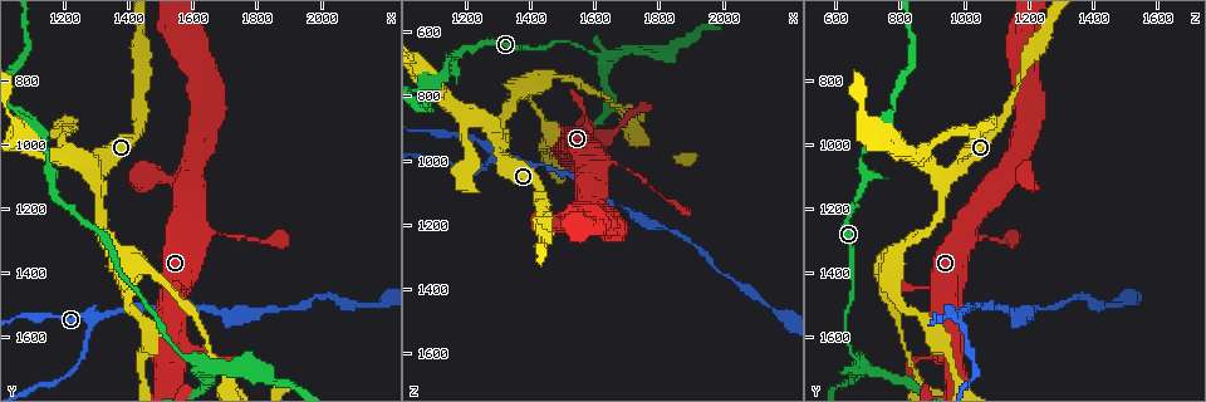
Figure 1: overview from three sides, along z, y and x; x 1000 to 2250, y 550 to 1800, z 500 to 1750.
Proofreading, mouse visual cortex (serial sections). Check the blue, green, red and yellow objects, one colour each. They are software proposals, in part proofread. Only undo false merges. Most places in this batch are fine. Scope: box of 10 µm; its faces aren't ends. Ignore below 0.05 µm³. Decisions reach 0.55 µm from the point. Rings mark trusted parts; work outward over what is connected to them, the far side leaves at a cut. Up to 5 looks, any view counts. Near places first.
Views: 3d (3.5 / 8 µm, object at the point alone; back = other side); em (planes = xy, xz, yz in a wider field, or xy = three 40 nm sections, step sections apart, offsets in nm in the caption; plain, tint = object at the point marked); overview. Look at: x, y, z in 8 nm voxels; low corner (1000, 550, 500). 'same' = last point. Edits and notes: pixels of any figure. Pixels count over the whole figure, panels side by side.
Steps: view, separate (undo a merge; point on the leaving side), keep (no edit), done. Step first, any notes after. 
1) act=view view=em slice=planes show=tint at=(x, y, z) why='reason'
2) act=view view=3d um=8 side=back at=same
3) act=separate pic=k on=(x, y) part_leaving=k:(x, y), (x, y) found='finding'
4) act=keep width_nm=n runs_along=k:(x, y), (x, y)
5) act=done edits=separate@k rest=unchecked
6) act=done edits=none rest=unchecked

act=view view=3d um=8 side=back at=(1640, 1690, 680) why='three arms meet'

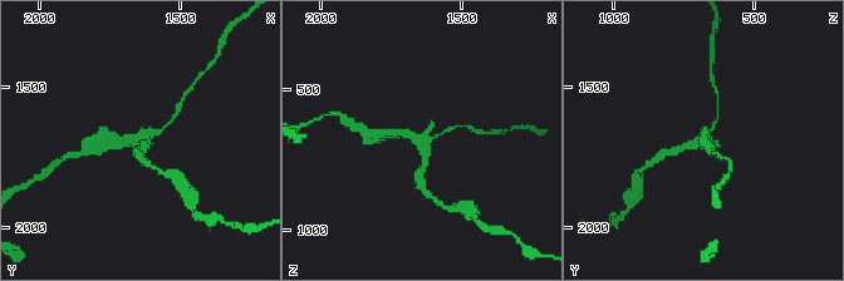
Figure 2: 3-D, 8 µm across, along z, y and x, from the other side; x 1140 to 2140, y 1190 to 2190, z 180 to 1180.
act=view view=3d um=3.5 at=same

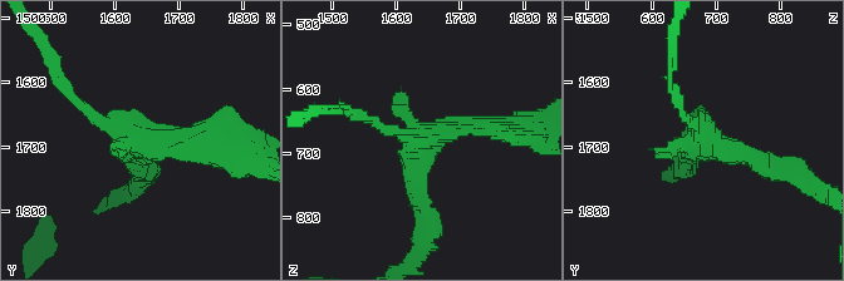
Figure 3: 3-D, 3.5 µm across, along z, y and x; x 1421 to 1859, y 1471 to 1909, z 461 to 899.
act=view view=em slice=planes show=tint at=(1635, 1690, 675)

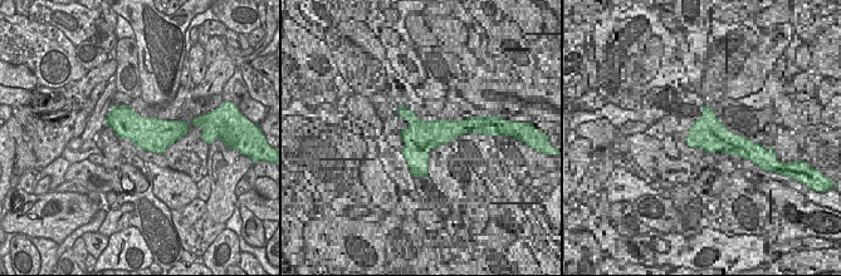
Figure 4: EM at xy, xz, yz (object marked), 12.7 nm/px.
act=keep found='continuous, no second cell'

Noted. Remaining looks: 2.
act=view view=3d um=3.5 at=(1720, 1280, 1030) why='thin neck'

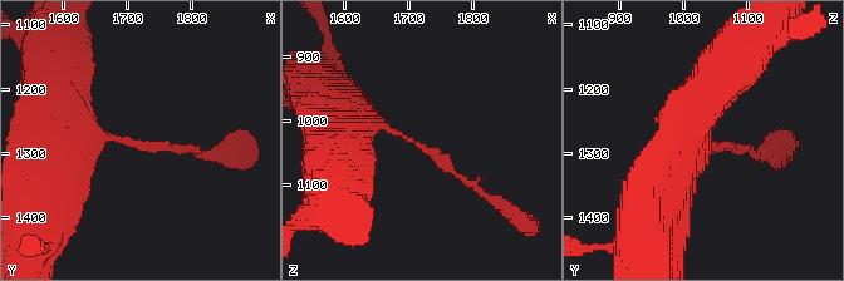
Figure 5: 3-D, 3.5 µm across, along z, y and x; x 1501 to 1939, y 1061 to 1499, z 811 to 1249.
act=view view=em slice=planes show=tint at=(1715, 1285, 1035) why='now the EM'

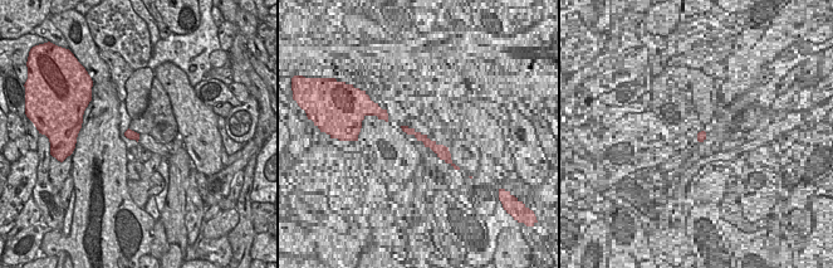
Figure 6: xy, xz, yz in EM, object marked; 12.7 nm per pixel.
act=keep runs_along=5:(330, 119), (381, 122), (485, 193) found='all the same cell'

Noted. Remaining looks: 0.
act=done edits=none rest=unchecked

